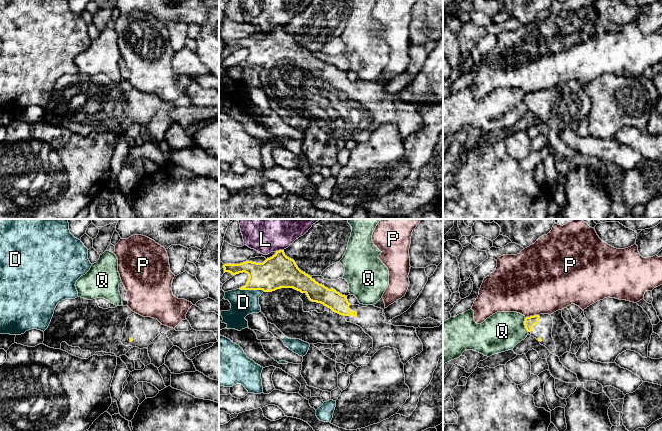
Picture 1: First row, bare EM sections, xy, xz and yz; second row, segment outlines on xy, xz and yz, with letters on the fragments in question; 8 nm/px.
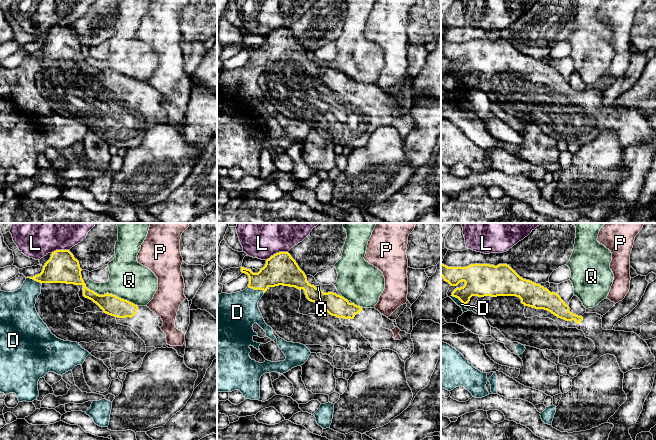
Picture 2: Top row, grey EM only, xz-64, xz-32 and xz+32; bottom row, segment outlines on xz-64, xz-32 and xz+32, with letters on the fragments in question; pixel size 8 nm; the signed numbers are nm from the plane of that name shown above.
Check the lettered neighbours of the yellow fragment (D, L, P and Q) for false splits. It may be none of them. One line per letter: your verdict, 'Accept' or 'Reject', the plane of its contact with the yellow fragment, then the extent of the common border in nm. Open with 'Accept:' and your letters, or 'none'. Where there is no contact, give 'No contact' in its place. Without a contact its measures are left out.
Accept: none
D: Reject. Touches yellow in xz. Shared border 200 nm
L: Reject. Touches yellow in xz. Shared border 70 nm
P: Reject. Touches yellow in yz. Shared border 120 nm
Q: Reject. Touches yellow in yz. Shared border 120 nm

